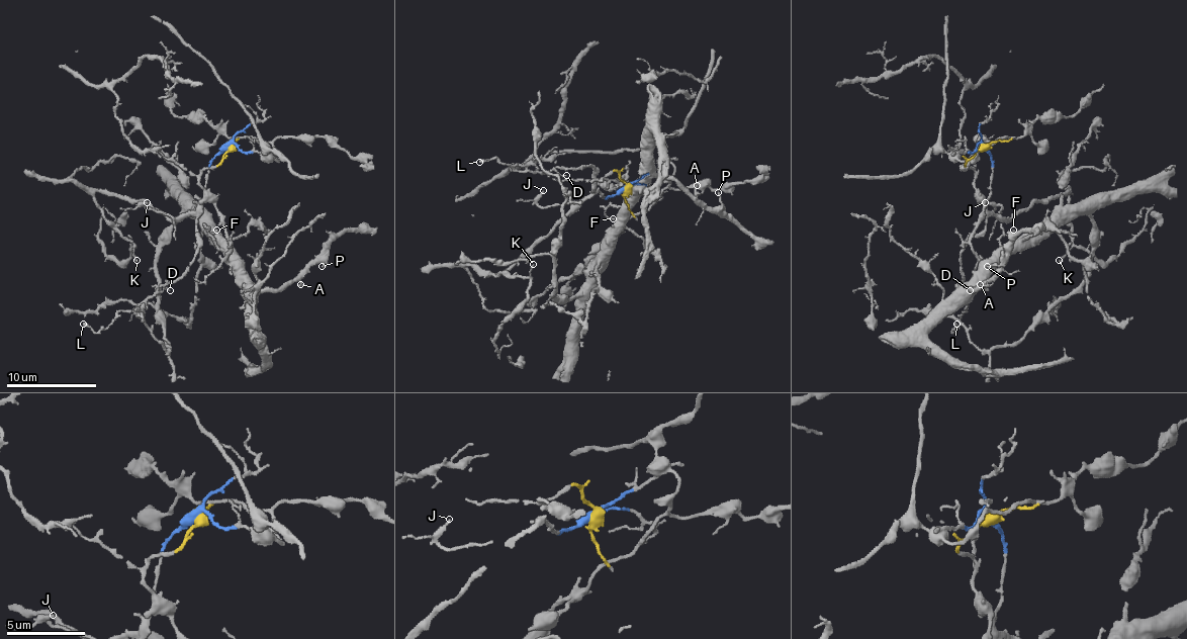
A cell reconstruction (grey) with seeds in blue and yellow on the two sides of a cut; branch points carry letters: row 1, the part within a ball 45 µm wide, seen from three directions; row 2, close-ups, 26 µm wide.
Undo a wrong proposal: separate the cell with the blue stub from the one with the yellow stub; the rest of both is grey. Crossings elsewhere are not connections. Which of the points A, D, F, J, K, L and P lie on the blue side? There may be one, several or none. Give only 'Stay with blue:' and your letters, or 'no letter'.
Stay with blue: D, J, K, L

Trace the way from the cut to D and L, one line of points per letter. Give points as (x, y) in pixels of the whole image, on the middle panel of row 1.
D: (625, 189), (607, 198), (594, 191), (591, 167), (555, 167), (566, 176)
L: (625, 189), (607, 198), (594, 191), (588, 167), (553, 167), (544, 174), (517, 171), (494, 158), (478, 162)

